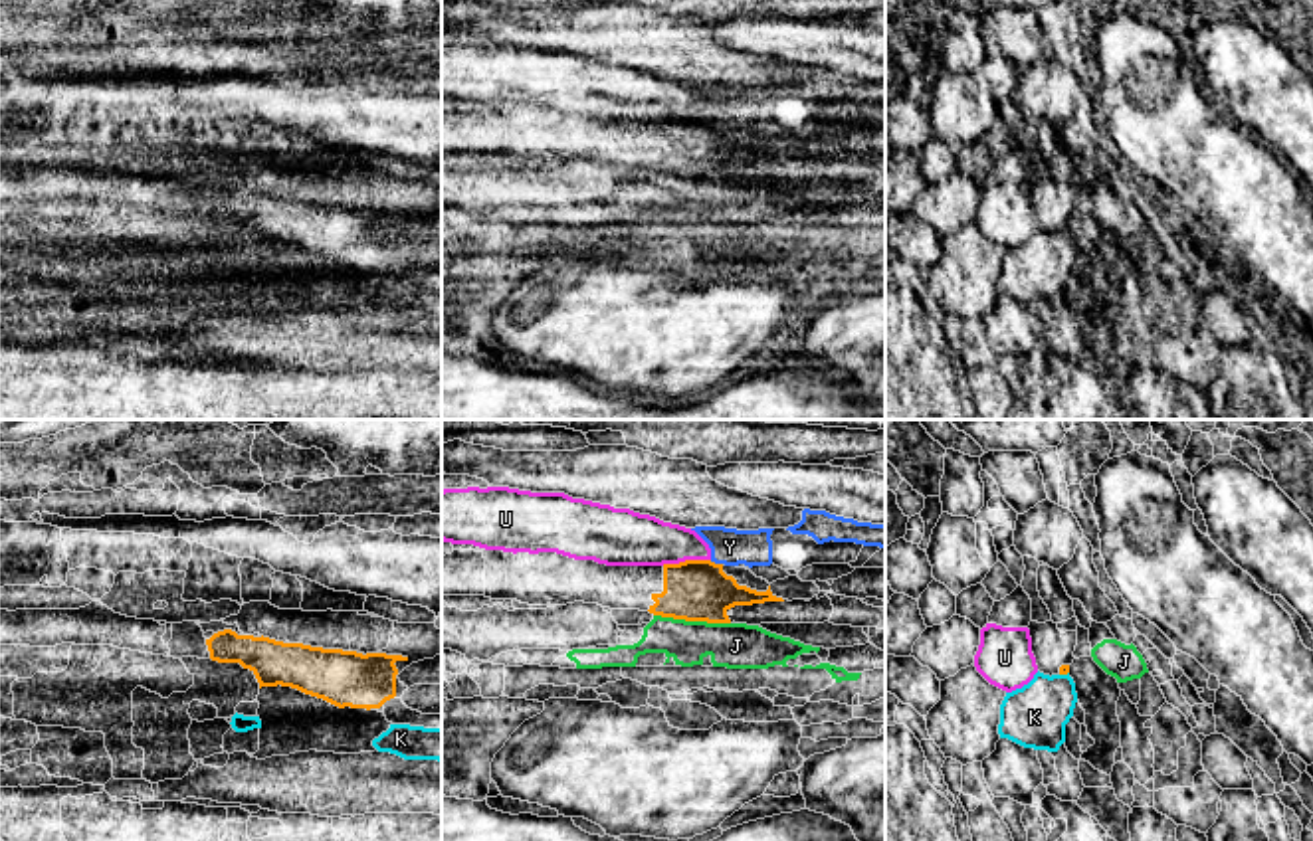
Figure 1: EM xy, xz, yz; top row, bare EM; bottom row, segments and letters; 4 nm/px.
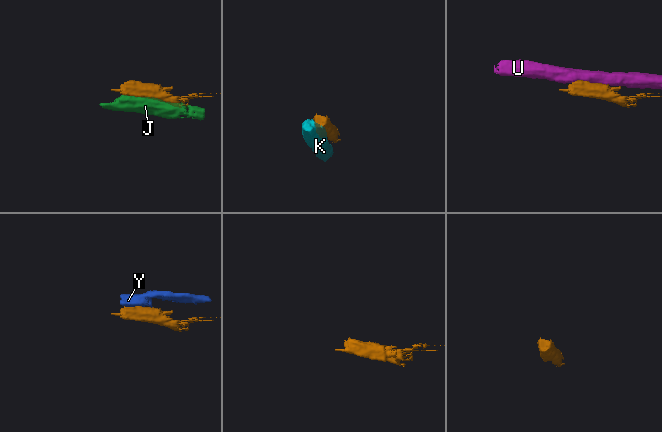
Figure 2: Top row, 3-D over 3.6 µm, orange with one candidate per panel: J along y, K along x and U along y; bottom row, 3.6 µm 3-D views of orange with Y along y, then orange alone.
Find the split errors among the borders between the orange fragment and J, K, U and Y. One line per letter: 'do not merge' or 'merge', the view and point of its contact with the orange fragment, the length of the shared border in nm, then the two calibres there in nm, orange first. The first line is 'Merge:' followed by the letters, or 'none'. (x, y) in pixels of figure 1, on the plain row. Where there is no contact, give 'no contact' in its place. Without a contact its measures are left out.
Merge: none
J: do not merge; meets orange in xz at (692, 177); contact 320 nm long; 260 nm thick on the orange side, 190 nm on the other
K: do not merge; meets orange in yz at (1064, 230); contact 40 nm long; 50 nm thick on the orange side, 260 nm on the other
U: do not merge; meets orange in xz at (686, 117); contact 200 nm long; 260 nm thick on the orange side, 220 nm on the other
Y: do not merge; meets orange in xz at (713, 119); contact 60 nm long; 260 nm thick on the orange side, 150 nm on the other

